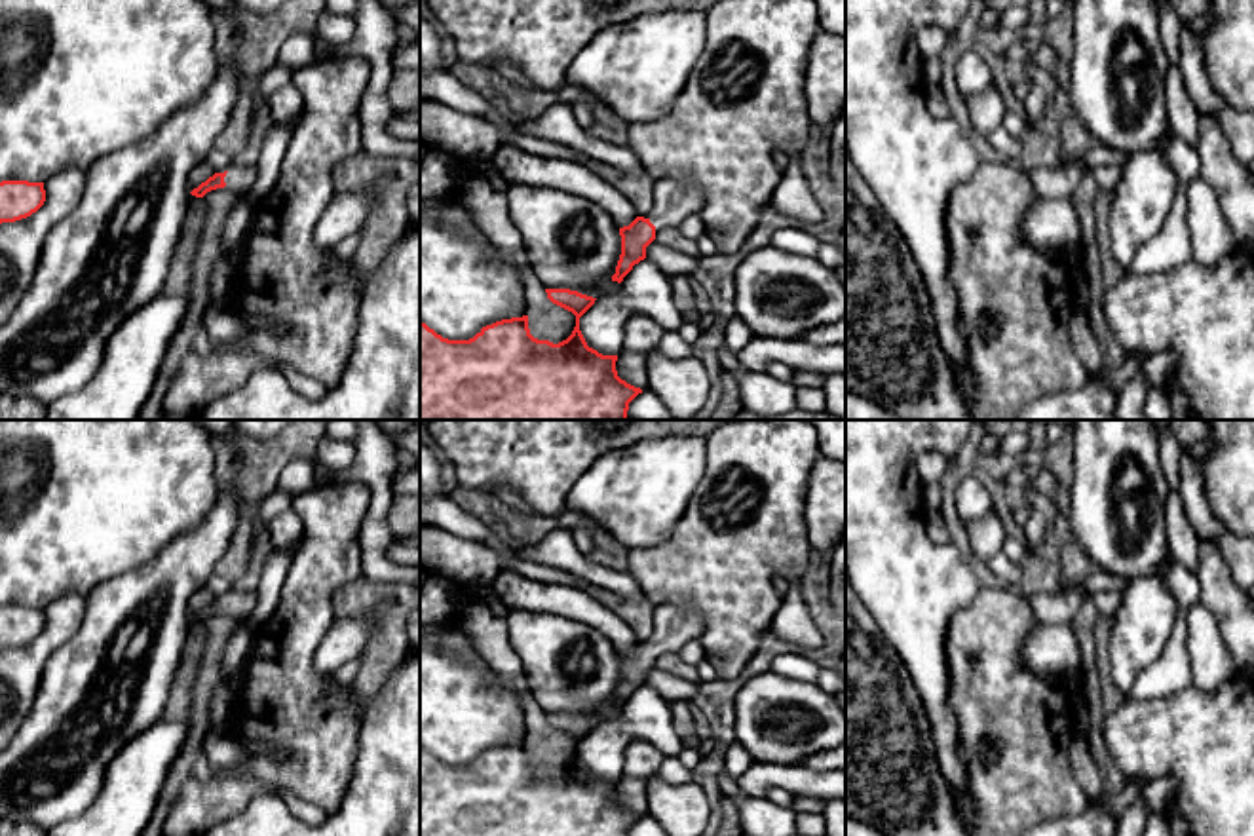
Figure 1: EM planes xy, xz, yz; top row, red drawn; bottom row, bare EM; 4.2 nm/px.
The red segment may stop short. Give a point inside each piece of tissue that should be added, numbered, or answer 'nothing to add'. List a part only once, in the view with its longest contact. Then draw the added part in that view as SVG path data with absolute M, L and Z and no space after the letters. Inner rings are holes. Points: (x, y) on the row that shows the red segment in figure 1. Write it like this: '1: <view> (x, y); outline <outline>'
1: xy (240, 179); outline M234 162L224 177L226 188L239 196L249 198L256 182L256 167L241 162Z

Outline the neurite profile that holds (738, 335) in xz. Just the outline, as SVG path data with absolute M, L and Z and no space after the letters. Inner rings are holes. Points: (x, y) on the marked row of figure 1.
M733 315L726 323L726 344L737 355L754 338L752 331L743 323L739 315Z

